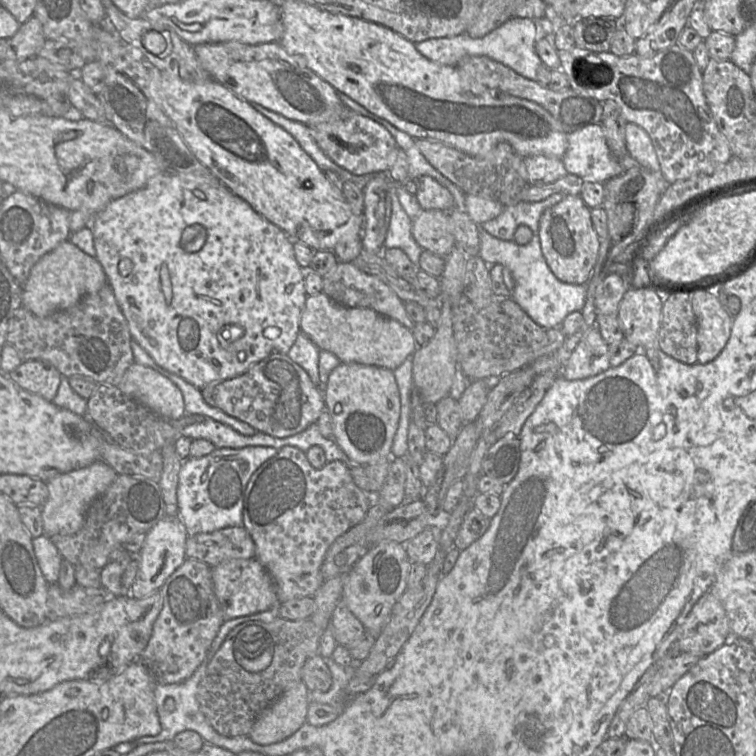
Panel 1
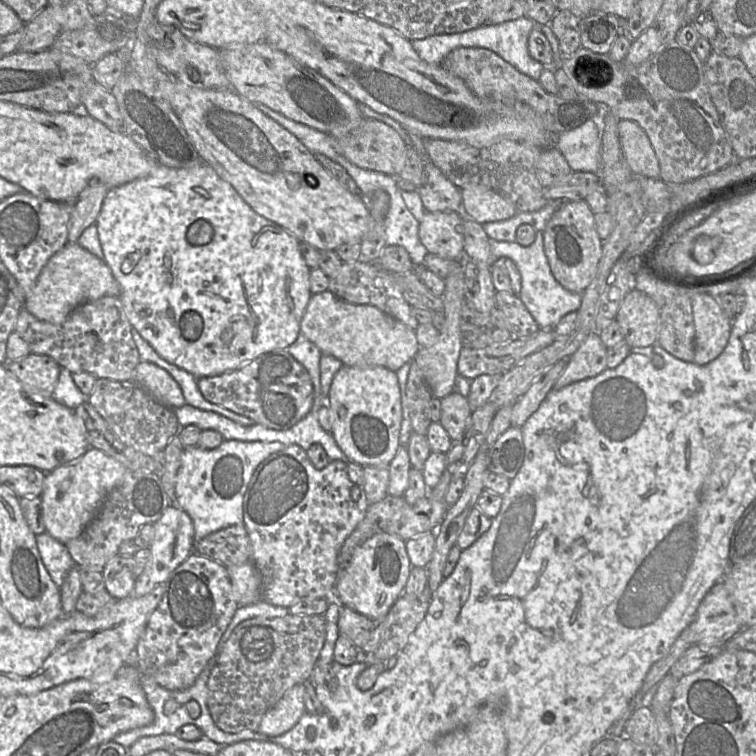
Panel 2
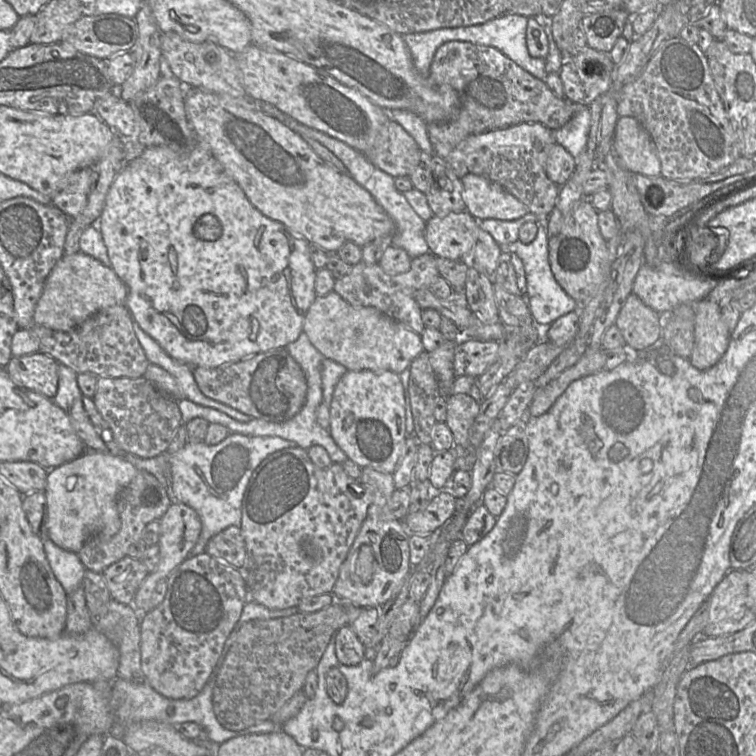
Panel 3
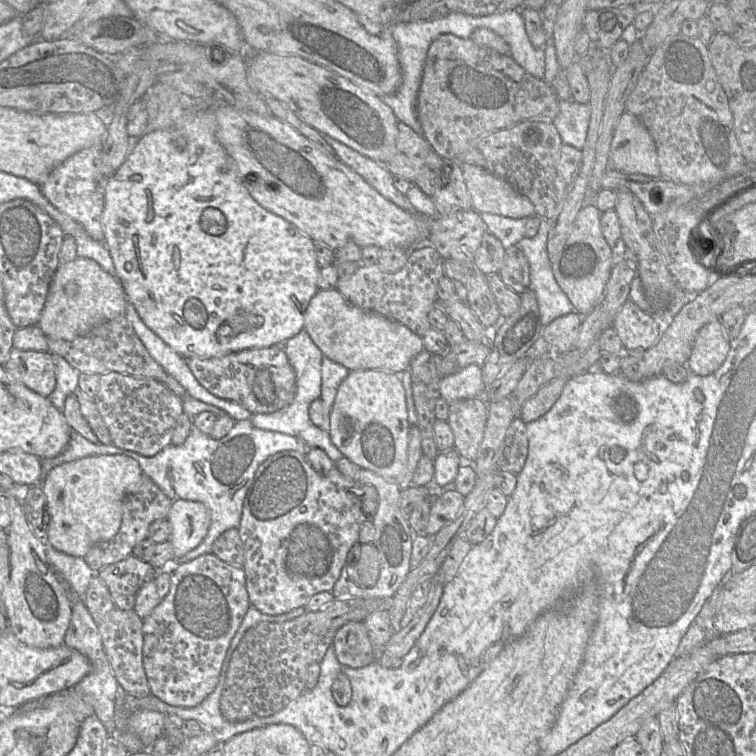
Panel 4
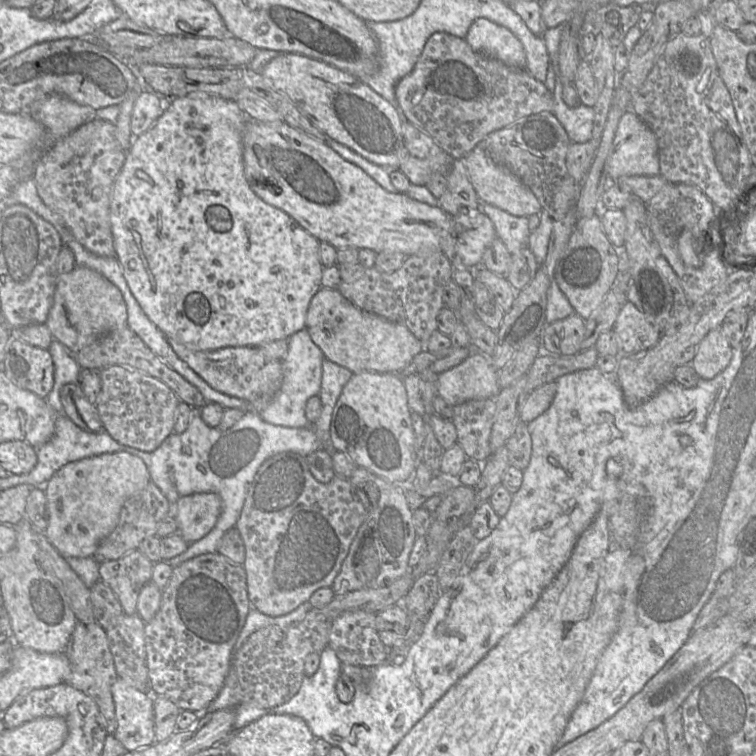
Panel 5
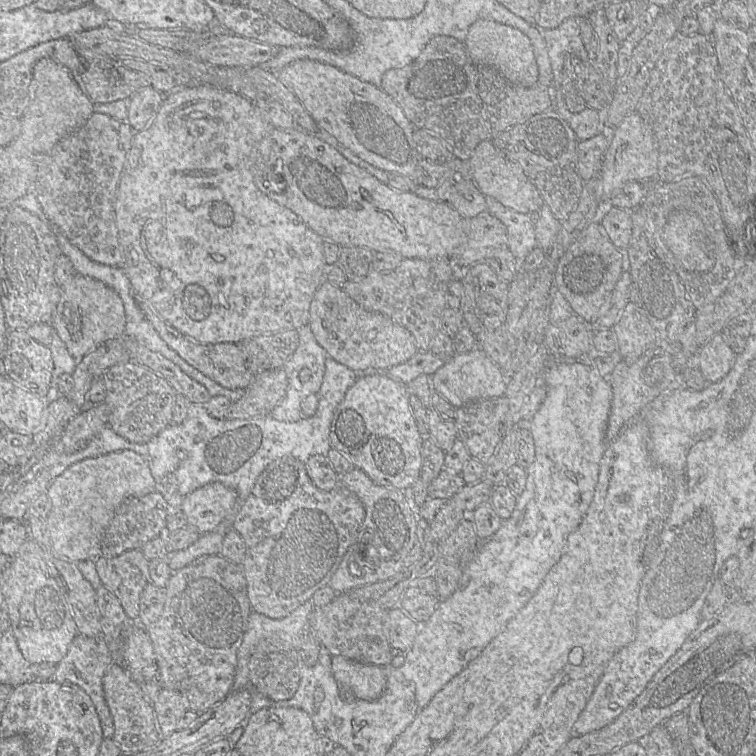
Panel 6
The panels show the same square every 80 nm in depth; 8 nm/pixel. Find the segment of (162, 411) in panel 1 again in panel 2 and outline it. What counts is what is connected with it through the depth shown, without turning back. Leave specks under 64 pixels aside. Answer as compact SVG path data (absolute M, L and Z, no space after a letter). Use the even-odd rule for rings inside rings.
M141 361L135 369L133 382L146 390L154 399L172 409L186 404L176 380L155 363Z

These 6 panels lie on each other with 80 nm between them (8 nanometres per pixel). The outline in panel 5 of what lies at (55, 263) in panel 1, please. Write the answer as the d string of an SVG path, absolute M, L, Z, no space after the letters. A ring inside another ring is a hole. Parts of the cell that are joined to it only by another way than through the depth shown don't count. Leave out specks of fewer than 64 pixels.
M83 267L75 268L66 274L58 275L53 305L49 311L45 325L54 339L62 343L70 352L78 352L94 342L105 333L127 324L127 306L119 288L98 271Z

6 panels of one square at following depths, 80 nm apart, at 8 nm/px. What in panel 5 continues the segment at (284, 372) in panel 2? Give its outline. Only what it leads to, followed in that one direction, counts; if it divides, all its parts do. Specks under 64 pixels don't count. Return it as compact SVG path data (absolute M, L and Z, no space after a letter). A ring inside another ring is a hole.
M167 338L176 354L214 390L250 403L250 411L259 413L279 392L283 382L282 361L265 357L258 347L237 346L214 350L194 350L173 338Z

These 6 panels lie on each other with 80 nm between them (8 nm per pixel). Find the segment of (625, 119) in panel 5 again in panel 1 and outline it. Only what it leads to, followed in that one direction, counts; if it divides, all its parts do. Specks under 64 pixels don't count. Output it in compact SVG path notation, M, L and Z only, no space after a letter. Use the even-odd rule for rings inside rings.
M627 122L625 126L625 144L627 153L642 168L653 172L661 172L653 144L645 130L634 123Z

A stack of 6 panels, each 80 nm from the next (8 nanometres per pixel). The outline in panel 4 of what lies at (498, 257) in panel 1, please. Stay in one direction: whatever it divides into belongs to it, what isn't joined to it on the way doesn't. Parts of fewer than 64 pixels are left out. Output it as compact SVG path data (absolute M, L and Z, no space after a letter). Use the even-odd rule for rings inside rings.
M539 217L539 219L540 226L536 236L532 238L524 237L517 243L516 247L524 253L528 260L530 270L530 290L536 295L541 323L543 328L545 328L545 326L549 325L556 318L574 312L574 306L560 288L553 275L552 265L547 252L547 241L551 227L551 220L546 217Z

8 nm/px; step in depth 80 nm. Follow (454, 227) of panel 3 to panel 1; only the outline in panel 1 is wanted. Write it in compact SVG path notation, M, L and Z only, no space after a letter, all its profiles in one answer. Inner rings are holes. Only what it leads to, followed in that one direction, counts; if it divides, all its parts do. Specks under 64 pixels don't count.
M423 210L412 222L412 235L418 245L440 257L446 257L456 246L448 212Z

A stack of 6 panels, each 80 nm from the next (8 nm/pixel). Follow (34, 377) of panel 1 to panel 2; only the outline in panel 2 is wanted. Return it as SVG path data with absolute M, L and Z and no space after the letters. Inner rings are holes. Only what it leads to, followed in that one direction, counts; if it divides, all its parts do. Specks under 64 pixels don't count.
M30 353L22 359L3 364L21 383L37 391L44 397L52 397L58 383L60 365L47 355Z

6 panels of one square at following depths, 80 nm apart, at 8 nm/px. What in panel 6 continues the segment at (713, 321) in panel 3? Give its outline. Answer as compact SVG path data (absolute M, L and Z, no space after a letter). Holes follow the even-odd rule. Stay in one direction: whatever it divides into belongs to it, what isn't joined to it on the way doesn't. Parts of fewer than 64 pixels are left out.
M718 333L699 350L696 365L708 383L716 383L731 370L736 354L726 342L722 333Z

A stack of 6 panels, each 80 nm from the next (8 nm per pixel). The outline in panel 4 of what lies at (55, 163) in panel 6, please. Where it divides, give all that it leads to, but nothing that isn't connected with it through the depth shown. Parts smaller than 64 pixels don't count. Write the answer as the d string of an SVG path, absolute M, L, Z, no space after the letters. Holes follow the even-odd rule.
M102 145L78 151L55 167L40 185L40 189L53 206L80 223L93 239L104 242L105 187L104 178L100 174L101 153Z

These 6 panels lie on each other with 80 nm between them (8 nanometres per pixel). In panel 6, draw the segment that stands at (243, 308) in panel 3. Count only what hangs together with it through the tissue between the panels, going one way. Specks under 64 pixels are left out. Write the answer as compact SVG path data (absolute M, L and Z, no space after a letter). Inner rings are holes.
M200 84L166 94L148 127L134 133L118 184L115 205L119 242L124 254L122 267L130 279L134 293L147 299L167 322L197 342L240 343L249 337L289 331L307 325L313 296L325 280L329 268L323 253L325 240L311 230L292 210L261 192L254 182L251 173L251 155L270 129L271 126L256 101L223 88Z

